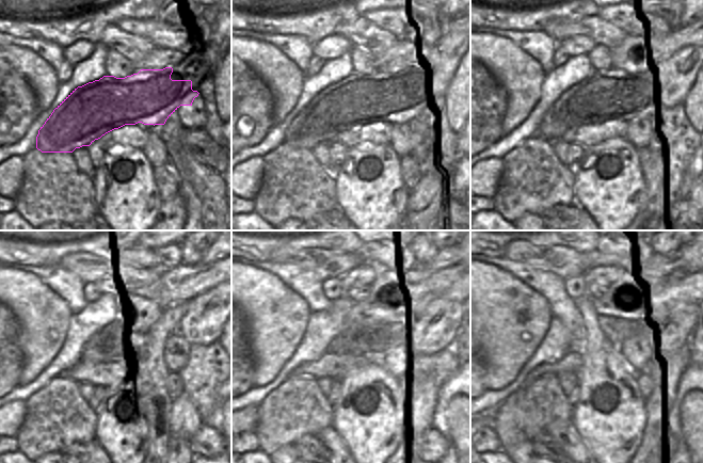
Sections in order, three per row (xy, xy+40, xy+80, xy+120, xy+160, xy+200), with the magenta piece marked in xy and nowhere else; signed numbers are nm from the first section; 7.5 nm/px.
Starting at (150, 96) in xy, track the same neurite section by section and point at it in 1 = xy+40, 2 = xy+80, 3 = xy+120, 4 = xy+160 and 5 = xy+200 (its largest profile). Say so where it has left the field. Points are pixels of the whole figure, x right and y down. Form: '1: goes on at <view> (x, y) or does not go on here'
1: goes on at xy+40 (358, 99)
2: goes on at xy+80 (613, 95)
3: goes on at xy+120 (129, 335)
4: goes on at xy+160 (364, 336)
5: goes on at xy+200 (617, 339)

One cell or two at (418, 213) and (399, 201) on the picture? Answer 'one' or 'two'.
two

